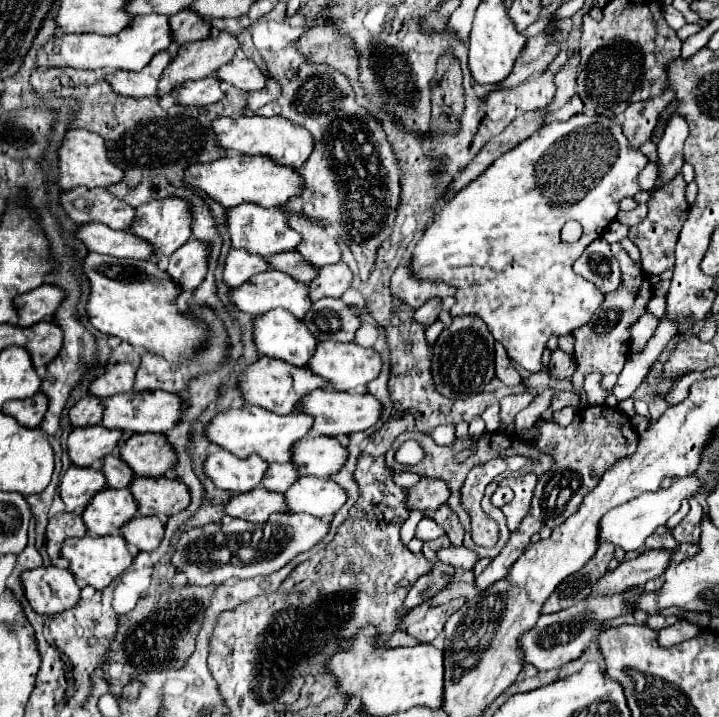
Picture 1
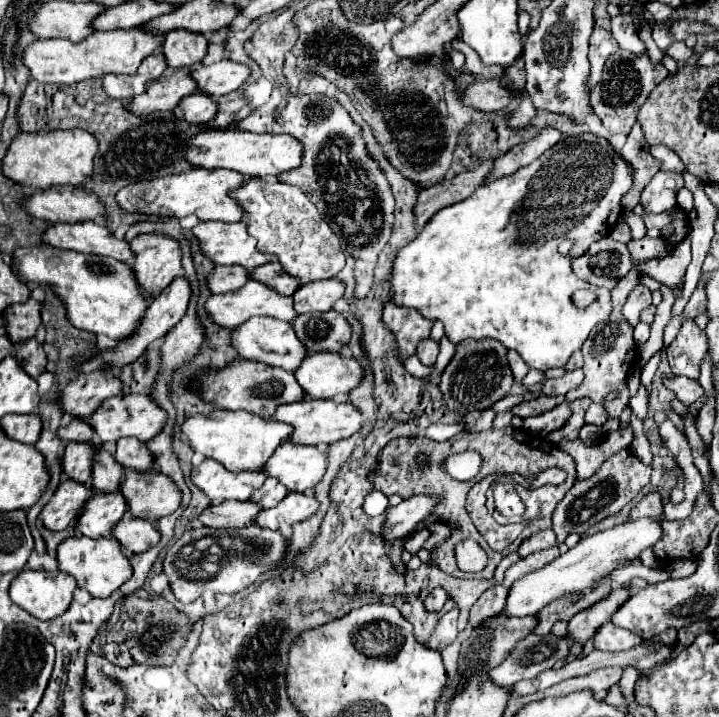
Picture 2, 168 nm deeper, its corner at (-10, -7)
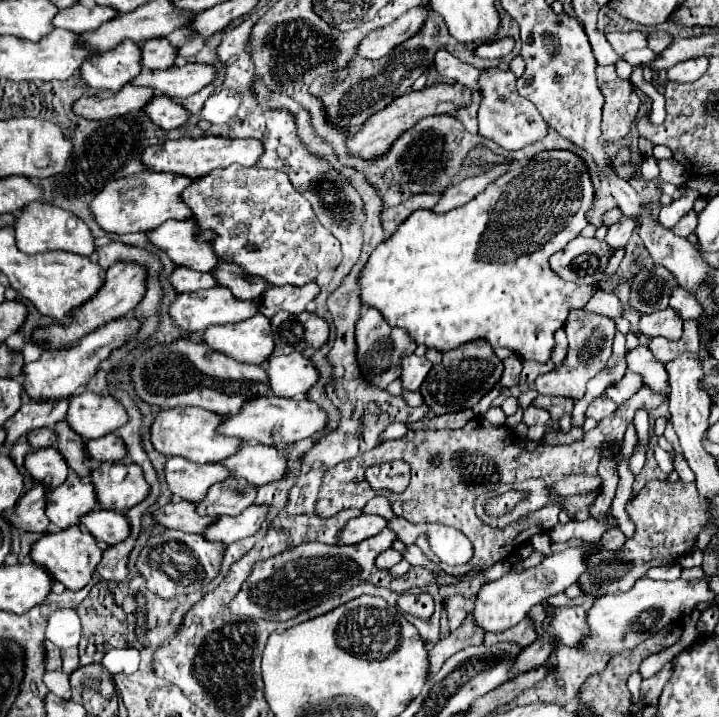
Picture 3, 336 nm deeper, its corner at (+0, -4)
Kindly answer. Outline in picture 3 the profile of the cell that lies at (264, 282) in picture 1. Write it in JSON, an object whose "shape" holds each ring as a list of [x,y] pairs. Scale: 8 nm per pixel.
{"shape":[[[216,286],[216,288],[208,288],[208,290],[200,290],[200,292],[190,292],[190,294],[178,294],[170,306],[168,306],[168,314],[172,318],[172,322],[186,330],[186,332],[204,332],[208,326],[216,326],[216,324],[230,324],[230,322],[240,322],[246,320],[250,316],[254,316],[258,312],[258,302],[254,300],[236,300],[232,296],[232,292],[228,292],[228,288]]]}

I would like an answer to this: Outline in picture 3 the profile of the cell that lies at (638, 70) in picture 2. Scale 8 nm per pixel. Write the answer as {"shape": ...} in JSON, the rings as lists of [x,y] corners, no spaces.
{"shape":[[[598,66],[596,76],[598,76],[598,86],[604,94],[602,140],[618,142],[626,138],[626,134],[630,132],[630,126],[638,116],[640,98],[632,82],[620,80],[616,76],[614,66]]]}

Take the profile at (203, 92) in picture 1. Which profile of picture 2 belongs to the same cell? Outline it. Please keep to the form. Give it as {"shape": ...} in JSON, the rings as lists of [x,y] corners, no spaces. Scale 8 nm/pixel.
{"shape":[[[196,91],[184,97],[174,109],[174,115],[178,119],[190,123],[208,123],[210,119],[216,117],[216,113],[218,113],[218,103],[212,97],[208,97],[204,91]]]}

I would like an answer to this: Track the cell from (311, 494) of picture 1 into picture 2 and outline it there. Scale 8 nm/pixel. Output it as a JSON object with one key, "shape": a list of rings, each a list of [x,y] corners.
{"shape":[[[288,493],[280,505],[264,509],[254,523],[266,529],[278,529],[280,525],[290,527],[312,517],[318,511],[318,507],[320,503],[314,493]]]}

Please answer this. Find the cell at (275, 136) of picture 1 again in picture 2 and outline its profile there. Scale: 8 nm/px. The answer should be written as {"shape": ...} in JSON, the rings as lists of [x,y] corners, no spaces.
{"shape":[[[208,129],[198,133],[192,141],[190,147],[186,149],[184,157],[188,163],[194,167],[204,167],[204,169],[234,169],[246,177],[264,177],[264,175],[280,175],[282,171],[292,171],[302,163],[302,143],[294,139],[292,135],[270,135],[270,133],[252,133],[252,131],[242,131],[242,129]]]}

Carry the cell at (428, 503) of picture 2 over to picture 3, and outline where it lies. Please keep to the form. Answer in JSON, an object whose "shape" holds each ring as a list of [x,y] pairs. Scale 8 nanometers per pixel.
{"shape":[[[360,514],[352,518],[338,536],[338,544],[358,544],[370,536],[376,536],[382,528],[386,528],[386,520],[382,516]]]}

